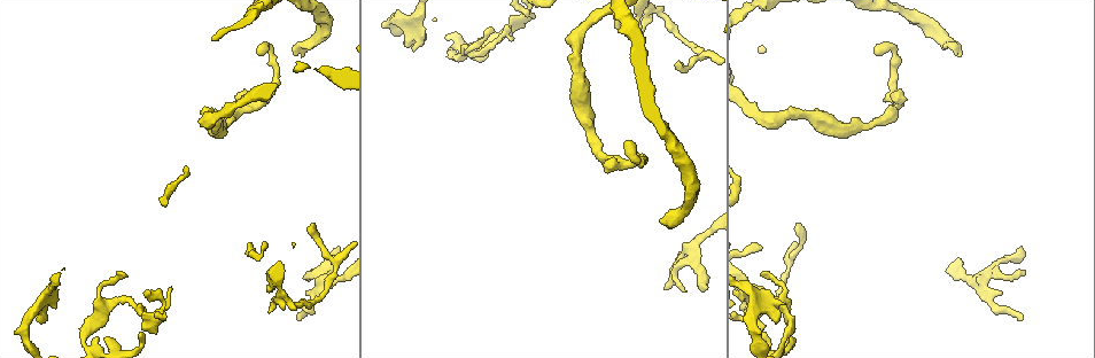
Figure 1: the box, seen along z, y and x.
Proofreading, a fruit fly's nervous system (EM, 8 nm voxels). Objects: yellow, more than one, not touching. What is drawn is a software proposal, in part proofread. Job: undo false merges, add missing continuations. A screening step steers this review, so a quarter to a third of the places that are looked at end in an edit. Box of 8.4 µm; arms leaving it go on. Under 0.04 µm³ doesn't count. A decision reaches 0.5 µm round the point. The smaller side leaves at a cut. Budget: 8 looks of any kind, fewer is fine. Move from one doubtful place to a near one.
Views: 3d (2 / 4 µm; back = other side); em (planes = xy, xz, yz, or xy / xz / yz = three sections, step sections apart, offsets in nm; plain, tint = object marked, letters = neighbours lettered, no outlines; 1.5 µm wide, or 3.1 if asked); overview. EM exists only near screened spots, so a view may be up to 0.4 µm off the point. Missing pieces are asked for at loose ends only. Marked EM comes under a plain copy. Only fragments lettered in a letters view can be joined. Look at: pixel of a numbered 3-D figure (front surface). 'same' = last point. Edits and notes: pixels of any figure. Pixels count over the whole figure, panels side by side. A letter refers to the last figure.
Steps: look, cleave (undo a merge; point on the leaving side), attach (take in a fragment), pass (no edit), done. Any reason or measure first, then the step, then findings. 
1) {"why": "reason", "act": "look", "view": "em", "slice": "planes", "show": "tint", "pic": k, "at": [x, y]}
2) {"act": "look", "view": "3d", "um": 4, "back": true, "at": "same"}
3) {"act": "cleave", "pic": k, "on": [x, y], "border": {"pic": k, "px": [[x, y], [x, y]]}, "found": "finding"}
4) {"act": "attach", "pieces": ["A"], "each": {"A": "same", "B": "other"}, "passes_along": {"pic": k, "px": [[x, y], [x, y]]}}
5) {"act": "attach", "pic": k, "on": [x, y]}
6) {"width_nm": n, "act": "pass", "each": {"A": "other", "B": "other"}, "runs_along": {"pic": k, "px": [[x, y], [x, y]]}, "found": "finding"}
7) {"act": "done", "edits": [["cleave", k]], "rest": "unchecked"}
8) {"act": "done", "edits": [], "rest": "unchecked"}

{"why": "tapers out", "act": "look", "view": "em", "slice": "xy", "step": 4, "show": "tint", "pic": 1, "at": [666, 287]}

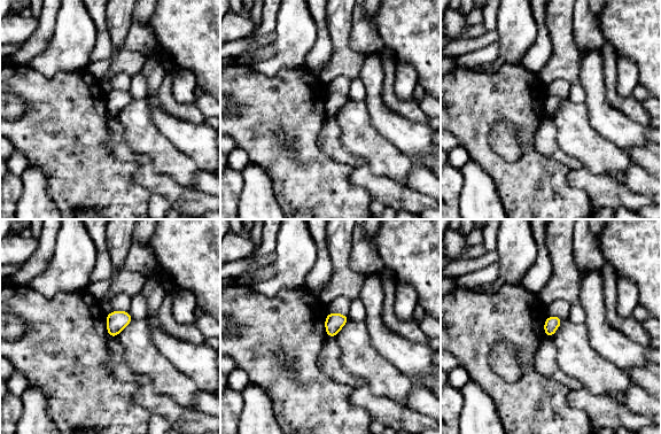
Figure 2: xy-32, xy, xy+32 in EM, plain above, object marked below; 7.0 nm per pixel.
{"why": "what lies round it", "act": "look", "view": "em", "slice": "xy", "step": 4, "show": "letters", "at": "same"}

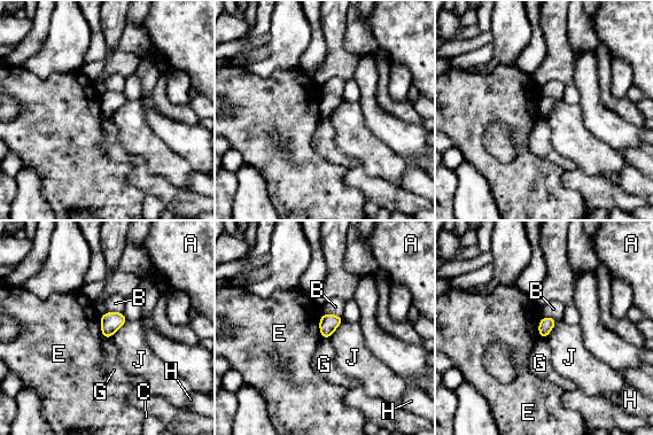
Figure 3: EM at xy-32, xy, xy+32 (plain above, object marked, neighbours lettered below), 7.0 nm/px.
{"longest_contact_nm": ["E", 180], "act": "pass", "each": {"A": "other", "B": "other", "C": "other", "E": "other", "G": "other", "H": "other", "J": "other"}, "border": {"pic": 3, "px": [[323, 313], [319, 319], [320, 338]]}, "found": "none of them fits"}

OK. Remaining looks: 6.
{"why": "long arm stops here", "act": "look", "view": "3d", "um": 4, "pic": 1, "at": [659, 222]}

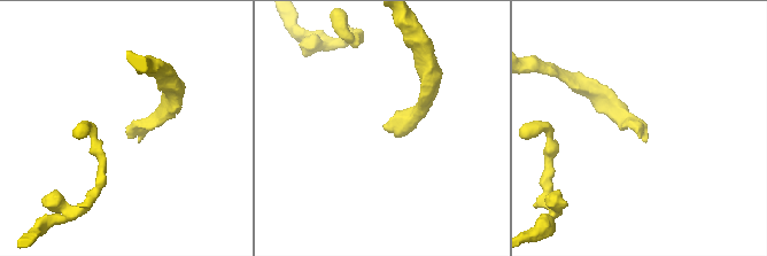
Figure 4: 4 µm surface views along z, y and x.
{"act": "look", "view": "em", "slice": "xy", "step": 4, "show": "letters", "pic": 4, "at": [641, 138]}

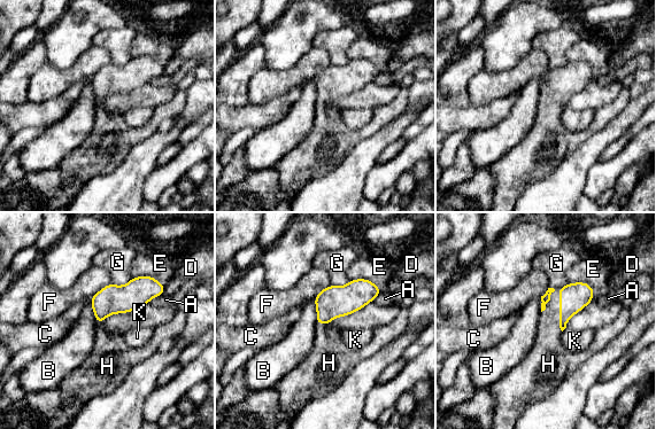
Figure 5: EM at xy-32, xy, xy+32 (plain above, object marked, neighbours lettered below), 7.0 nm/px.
{"act": "attach", "pieces": ["H"], "each": {"A": "other", "B": "other", "C": "other", "D": "other", "E": "other", "F": "other", "G": "other", "H": "same", "K": "other"}, "passes_along": {"pic": 5, "px": [[573, 297], [560, 310], [547, 343]]}, "found": "it goes on there"}

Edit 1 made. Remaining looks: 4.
{"why": "abrupt turn", "act": "look", "view": "3d", "um": 2, "back": true, "pic": 1, "at": [484, 47]}

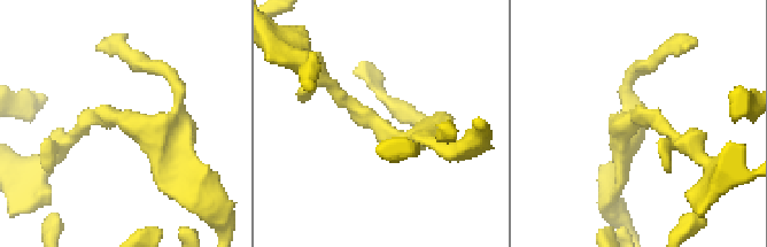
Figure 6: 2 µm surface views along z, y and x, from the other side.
{"why": "shape alone is not enough", "act": "look", "view": "em", "slice": "planes", "show": "letters", "pic": 6, "at": [123, 114]}

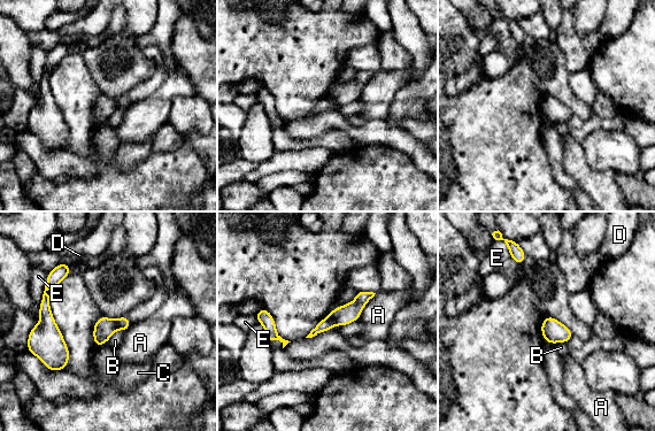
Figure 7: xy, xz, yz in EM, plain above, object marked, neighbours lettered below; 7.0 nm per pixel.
{"act": "cleave", "pic": 7, "on": [103, 328], "each": {"A": "other", "B": "other", "C": "other", "D": "other", "E": "other"}, "border": {"pic": 7, "px": [[115, 320], [117, 328]]}, "found": "two cells meet here"}

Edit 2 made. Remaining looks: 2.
{"act": "done", "edits": [["attach", 5], ["cleave", 7]], "rest": "unchecked"}

